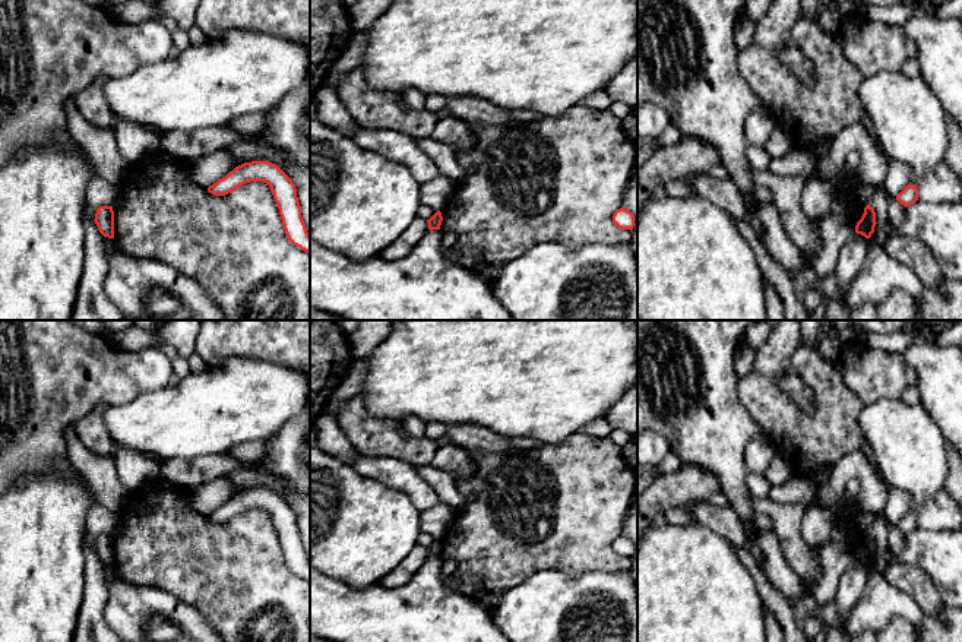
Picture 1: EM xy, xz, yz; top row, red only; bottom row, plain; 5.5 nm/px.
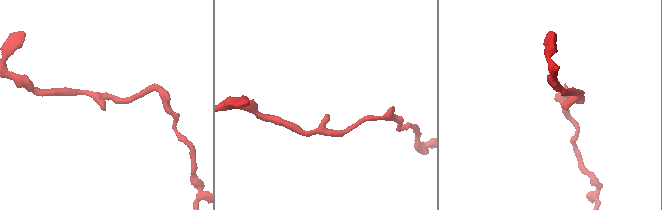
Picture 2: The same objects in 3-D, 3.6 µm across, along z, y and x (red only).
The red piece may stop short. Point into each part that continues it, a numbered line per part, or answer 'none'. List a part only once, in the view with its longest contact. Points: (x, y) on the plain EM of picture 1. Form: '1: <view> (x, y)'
none

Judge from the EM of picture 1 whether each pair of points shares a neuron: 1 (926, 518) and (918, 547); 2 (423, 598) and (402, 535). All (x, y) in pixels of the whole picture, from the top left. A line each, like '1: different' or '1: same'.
1: different
2: different

